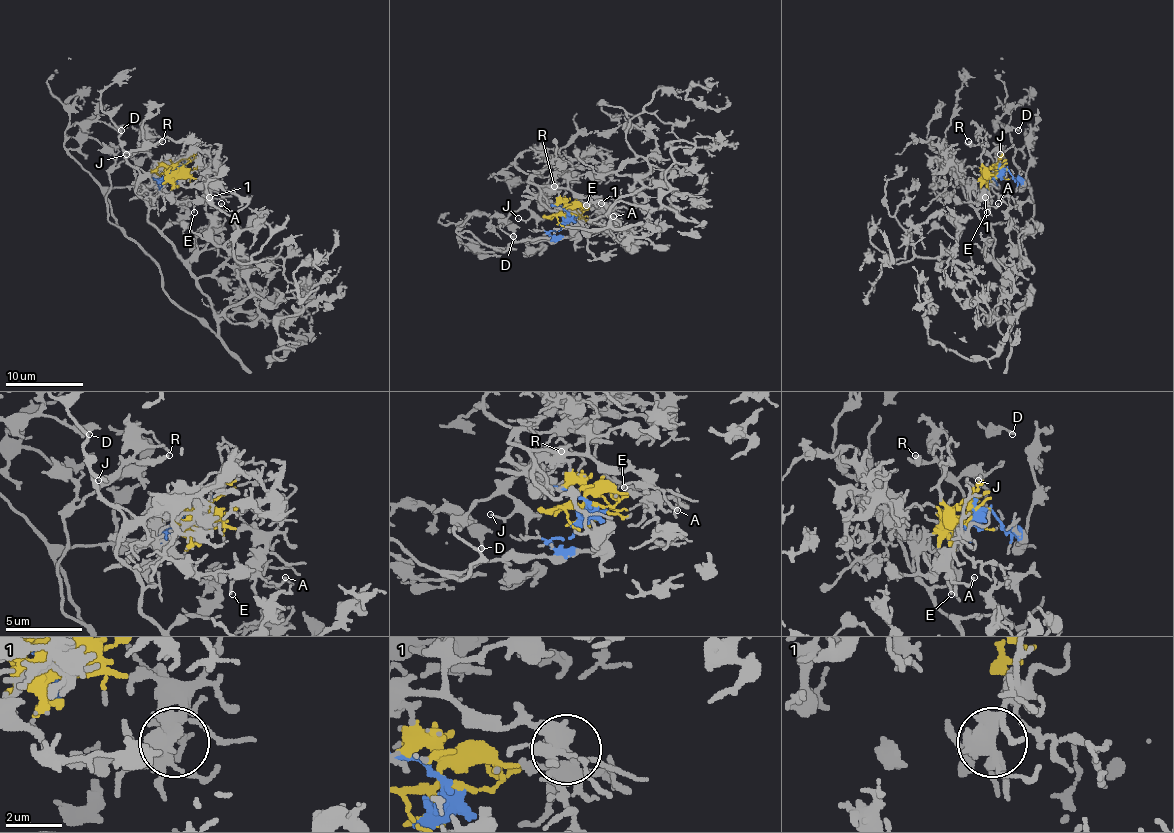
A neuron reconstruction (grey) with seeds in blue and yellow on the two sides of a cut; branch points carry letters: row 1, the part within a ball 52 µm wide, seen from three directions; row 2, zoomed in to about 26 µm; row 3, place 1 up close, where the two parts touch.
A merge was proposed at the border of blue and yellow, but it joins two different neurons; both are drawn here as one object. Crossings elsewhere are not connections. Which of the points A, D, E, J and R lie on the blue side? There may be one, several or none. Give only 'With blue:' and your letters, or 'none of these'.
With blue: D, J, R

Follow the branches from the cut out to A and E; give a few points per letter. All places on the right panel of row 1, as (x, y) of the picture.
A: (1001, 172), (995, 172), (989, 177), (985, 203), (993, 207), (999, 203)
E: (1001, 172), (995, 172), (989, 177), (985, 195), (987, 212)

